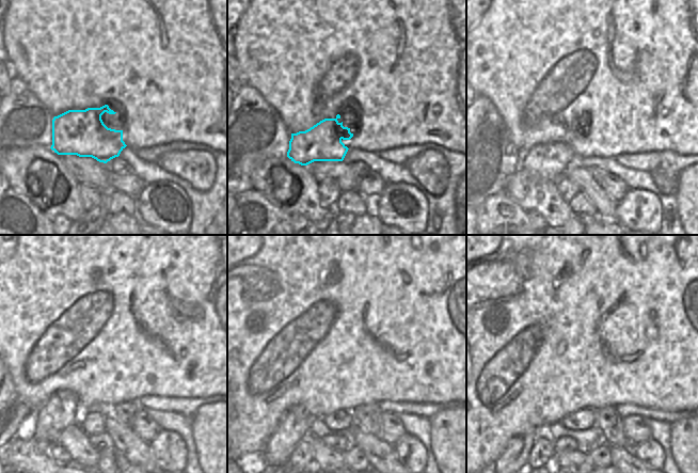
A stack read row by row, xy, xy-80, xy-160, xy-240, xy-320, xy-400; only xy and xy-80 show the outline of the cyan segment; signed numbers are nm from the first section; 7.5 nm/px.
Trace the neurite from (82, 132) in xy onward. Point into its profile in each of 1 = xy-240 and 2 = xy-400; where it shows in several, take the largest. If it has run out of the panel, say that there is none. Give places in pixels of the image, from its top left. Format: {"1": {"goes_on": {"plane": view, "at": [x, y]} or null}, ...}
{"1": {"goes_on": {"plane": "xy-240", "at": [62, 409]}}, "2": {"goes_on": {"plane": "xy-400", "at": [517, 452]}}}

